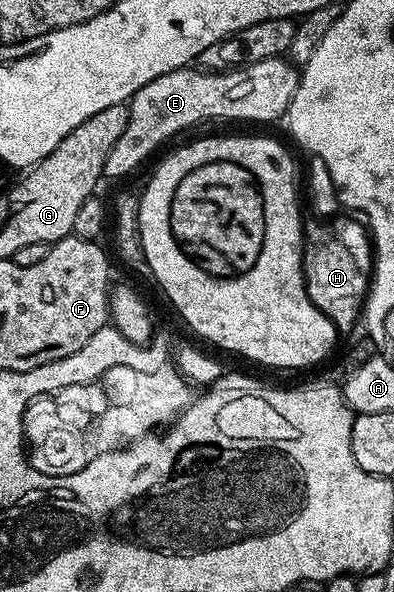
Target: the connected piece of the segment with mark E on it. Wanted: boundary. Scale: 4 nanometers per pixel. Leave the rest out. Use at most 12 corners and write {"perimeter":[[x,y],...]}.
{"perimeter":[[281,57],[151,79],[128,102],[104,176],[127,176],[207,120],[277,121],[298,66]]}

